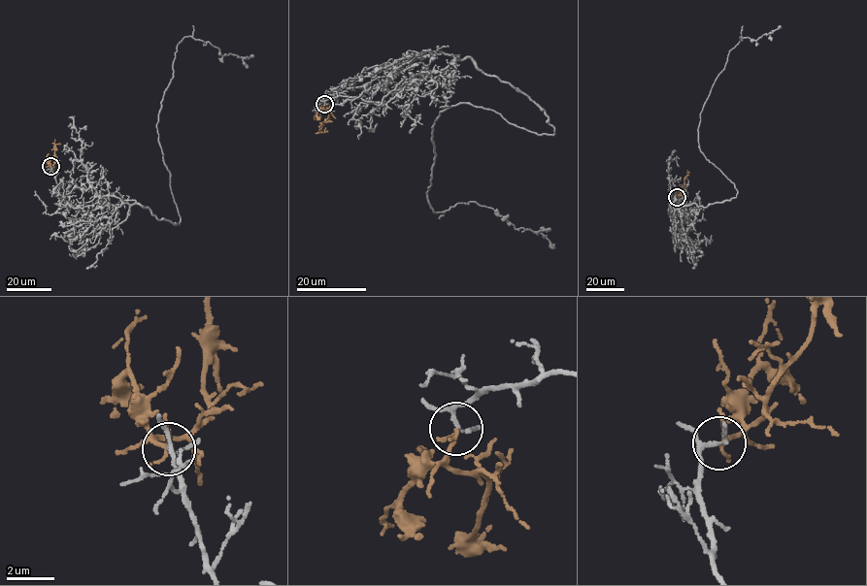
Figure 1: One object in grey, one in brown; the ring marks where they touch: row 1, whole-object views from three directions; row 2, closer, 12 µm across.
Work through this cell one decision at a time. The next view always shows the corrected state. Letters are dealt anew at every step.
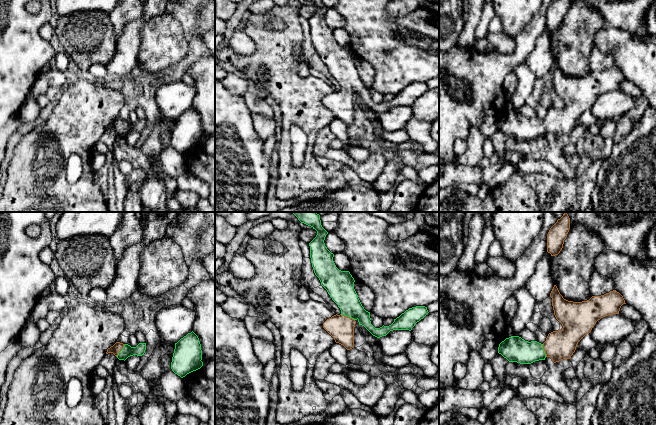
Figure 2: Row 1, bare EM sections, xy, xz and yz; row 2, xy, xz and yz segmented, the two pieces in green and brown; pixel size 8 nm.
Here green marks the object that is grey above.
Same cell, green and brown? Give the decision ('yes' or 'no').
yes

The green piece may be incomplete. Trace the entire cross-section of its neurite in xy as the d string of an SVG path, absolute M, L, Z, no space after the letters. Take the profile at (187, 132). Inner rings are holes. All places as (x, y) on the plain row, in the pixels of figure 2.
M192 107L175 119L171 138L172 147L185 153L203 142L201 120L198 112Z

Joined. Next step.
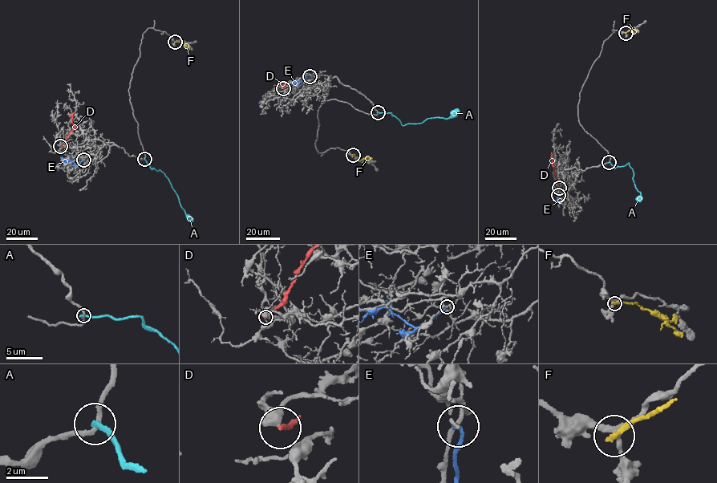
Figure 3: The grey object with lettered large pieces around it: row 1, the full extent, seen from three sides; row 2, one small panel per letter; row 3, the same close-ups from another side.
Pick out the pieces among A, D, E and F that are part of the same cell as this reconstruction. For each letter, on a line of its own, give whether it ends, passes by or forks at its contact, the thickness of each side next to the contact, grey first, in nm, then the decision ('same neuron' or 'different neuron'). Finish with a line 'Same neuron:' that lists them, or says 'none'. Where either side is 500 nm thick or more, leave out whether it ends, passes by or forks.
A: it ends; calibres 240 and 280 nm; different neuron
D: it ends; calibres 420 and 200 nm; different neuron
E: it ends; calibres 200 and 140 nm; different neuron
F: it ends; calibres 220 and 240 nm; different neuron
Same neuron: none

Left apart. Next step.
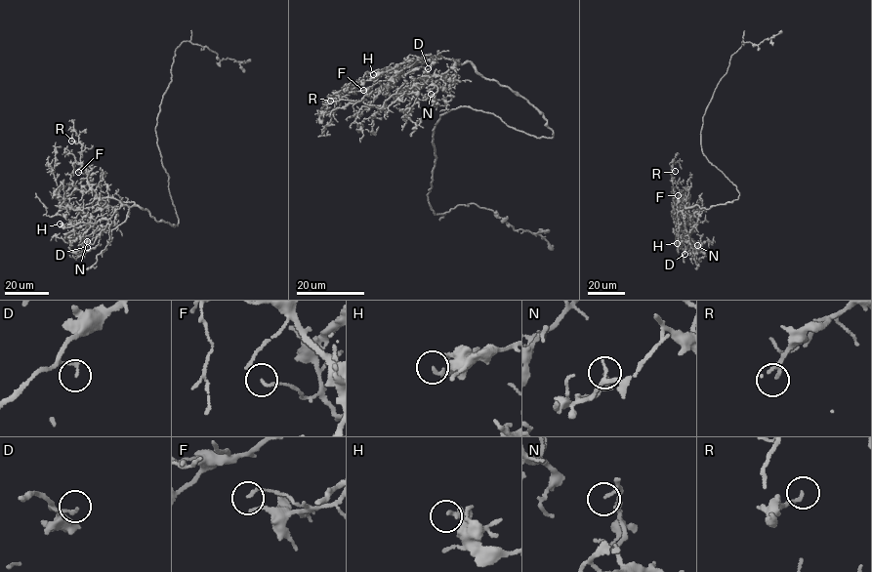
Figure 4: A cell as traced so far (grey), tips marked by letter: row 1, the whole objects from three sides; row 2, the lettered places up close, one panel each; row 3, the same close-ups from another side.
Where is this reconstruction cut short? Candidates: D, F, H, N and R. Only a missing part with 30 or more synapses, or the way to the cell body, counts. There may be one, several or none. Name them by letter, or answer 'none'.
none

